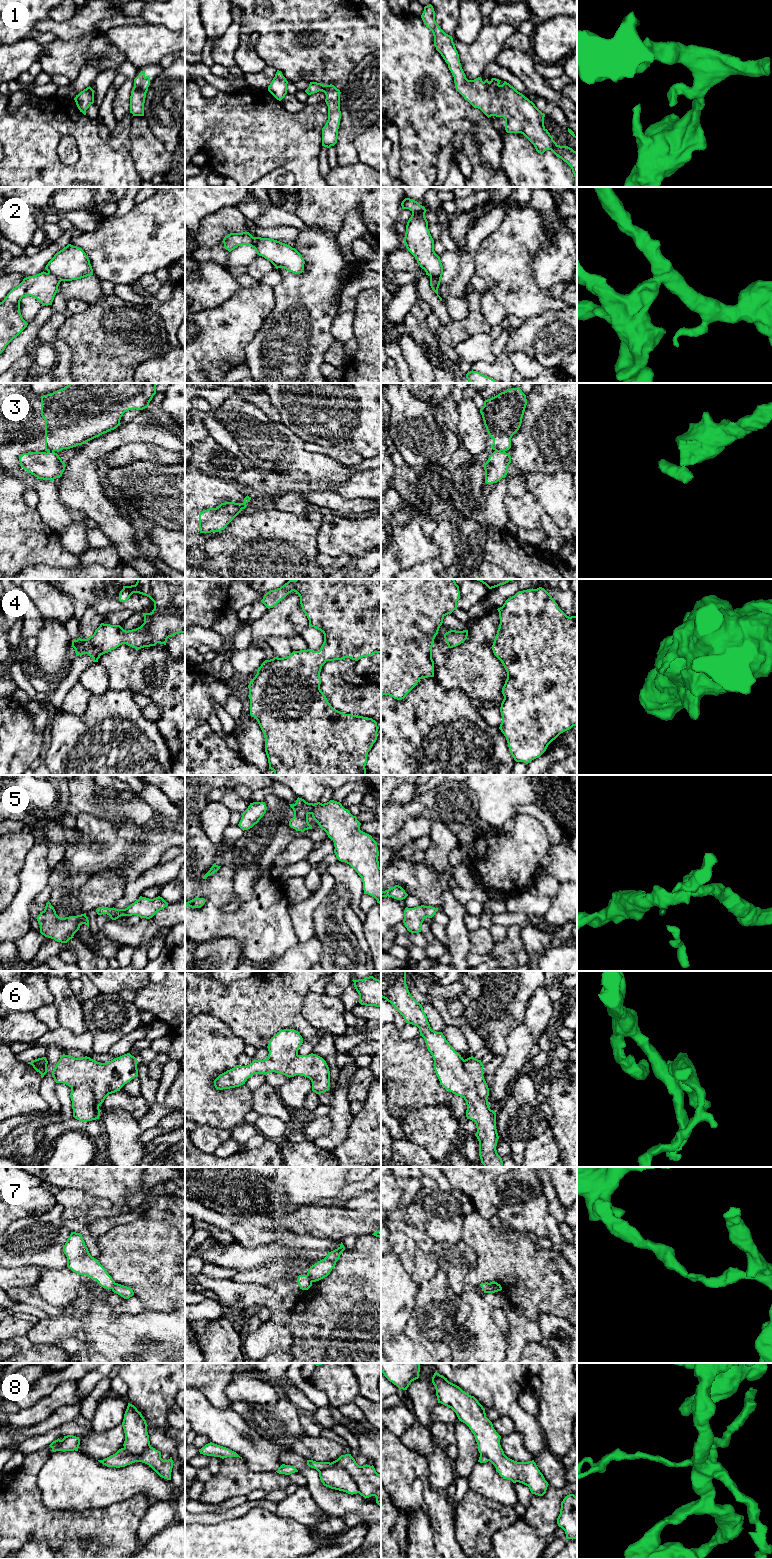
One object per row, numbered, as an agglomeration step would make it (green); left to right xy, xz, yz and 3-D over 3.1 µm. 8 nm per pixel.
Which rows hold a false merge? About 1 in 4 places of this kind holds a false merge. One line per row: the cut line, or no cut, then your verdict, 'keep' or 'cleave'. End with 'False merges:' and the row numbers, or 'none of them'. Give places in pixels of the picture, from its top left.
1: no cut; keep
2: cut in xy along (48, 272), (60, 281); cleave
3: cut in xy along (53, 451), (48, 452); cleave
4: no cut; keep
5: no cut; keep
6: no cut; keep
7: cut in yz along (490, 1282), (497, 1291); cleave
8: no cut; keep
False merges: 2, 3, 7

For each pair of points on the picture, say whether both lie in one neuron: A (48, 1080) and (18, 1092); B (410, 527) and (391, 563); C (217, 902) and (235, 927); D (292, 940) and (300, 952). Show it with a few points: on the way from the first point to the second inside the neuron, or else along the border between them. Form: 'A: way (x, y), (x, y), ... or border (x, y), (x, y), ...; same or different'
A: border (41, 1078), (39, 1093), (49, 1105); different
B: way (407, 536), (407, 544), (397, 554); same
C: way (216, 909), (228, 922); same
D: border (298, 942), (288, 948), (277, 959); different

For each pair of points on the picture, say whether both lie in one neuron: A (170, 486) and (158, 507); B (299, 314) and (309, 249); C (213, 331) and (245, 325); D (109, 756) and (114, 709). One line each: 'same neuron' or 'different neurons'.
A: same neuron
B: same neuron
C: same neuron
D: same neuron

